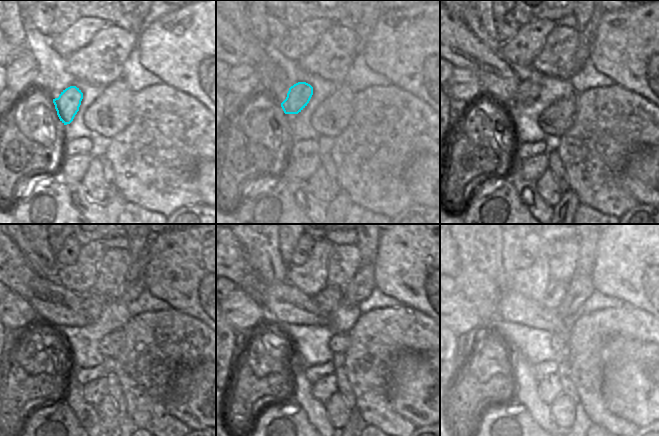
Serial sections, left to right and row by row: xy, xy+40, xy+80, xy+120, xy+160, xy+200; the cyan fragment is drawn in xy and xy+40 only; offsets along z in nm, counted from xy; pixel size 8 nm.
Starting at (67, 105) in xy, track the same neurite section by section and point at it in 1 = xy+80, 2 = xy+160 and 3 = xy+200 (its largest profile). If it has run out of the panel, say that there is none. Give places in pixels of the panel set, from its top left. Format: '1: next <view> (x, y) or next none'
1: next xy+80 (527, 92)
2: next xy+160 (330, 297)
3: next xy+200 (555, 293)

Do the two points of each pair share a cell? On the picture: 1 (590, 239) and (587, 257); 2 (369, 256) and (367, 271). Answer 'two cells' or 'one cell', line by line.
1: one cell
2: two cells

